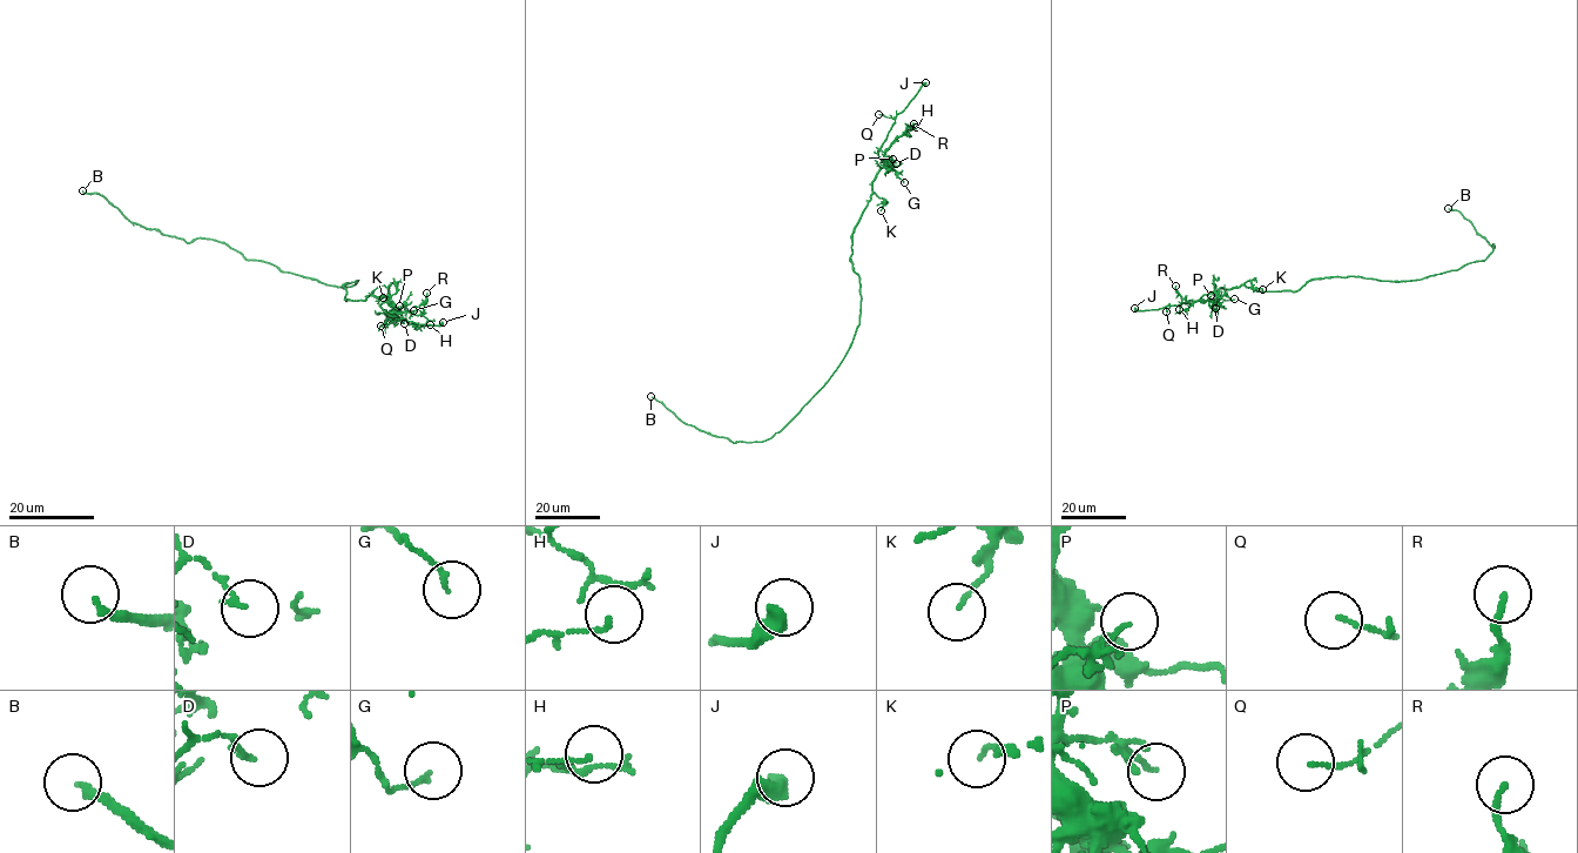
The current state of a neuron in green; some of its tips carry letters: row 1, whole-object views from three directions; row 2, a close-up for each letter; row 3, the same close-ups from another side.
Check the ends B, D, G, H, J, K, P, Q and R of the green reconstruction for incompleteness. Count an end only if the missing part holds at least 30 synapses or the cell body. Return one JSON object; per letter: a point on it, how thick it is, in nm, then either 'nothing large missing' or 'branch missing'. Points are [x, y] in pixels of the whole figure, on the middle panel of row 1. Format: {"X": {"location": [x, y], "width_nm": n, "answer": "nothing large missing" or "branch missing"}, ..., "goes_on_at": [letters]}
{"B": {"location": [651, 396], "width_nm": 220, "answer": "branch missing"}, "D": {"location": [896, 163], "width_nm": 130, "answer": "nothing large missing"}, "G": {"location": [904, 182], "width_nm": 130, "answer": "nothing large missing"}, "H": {"location": [916, 127], "width_nm": 60, "answer": "nothing large missing"}, "J": {"location": [925, 82], "width_nm": 440, "answer": "nothing large missing"}, "K": {"location": [881, 210], "width_nm": 110, "answer": "nothing large missing"}, "P": {"location": [892, 159], "width_nm": 130, "answer": "nothing large missing"}, "Q": {"location": [878, 114], "width_nm": 90, "answer": "nothing large missing"}, "R": {"location": [914, 123], "width_nm": 160, "answer": "nothing large missing"}, "goes_on_at": ["B"]}

